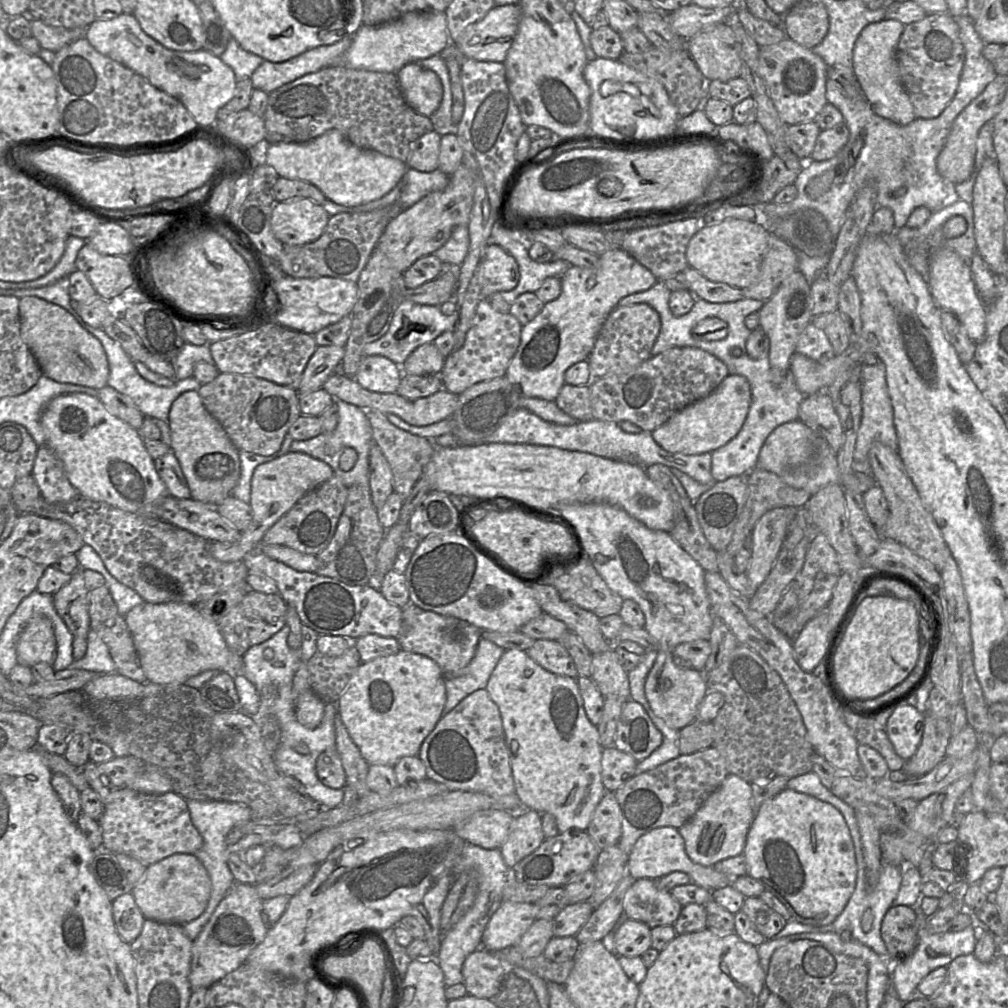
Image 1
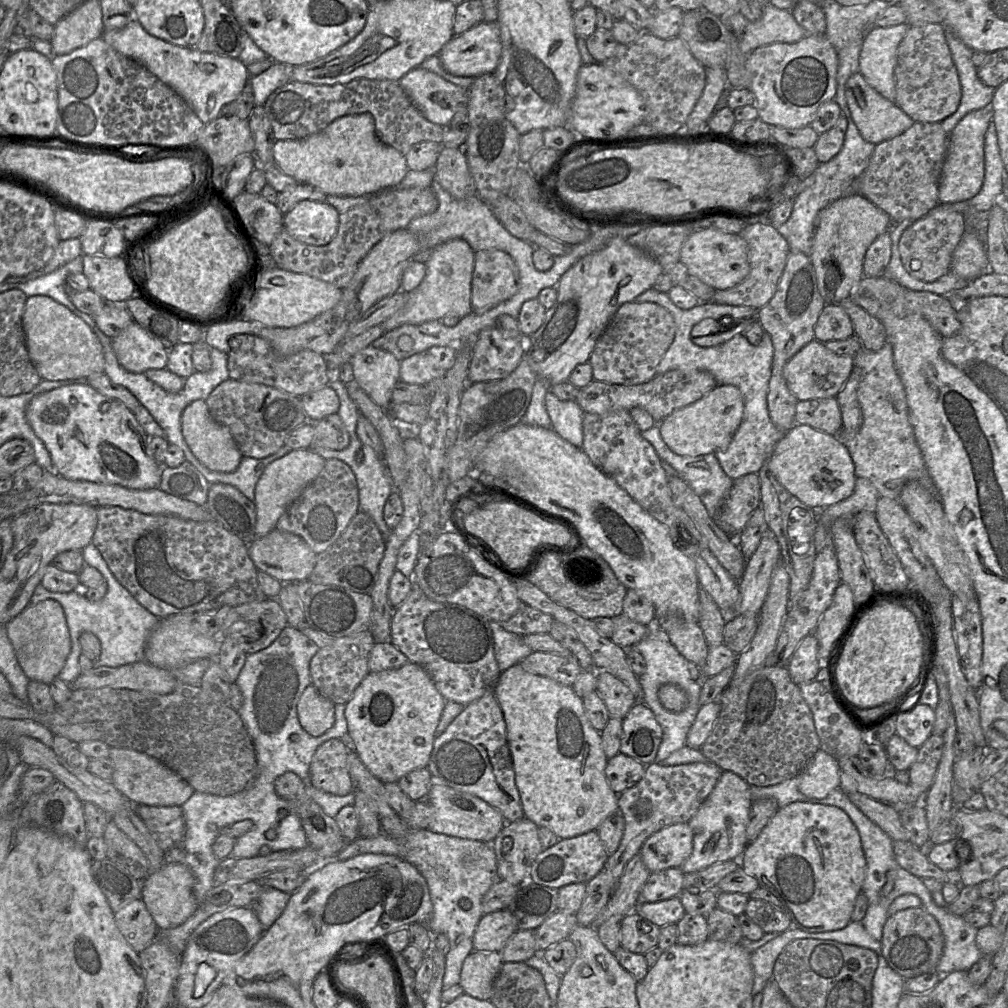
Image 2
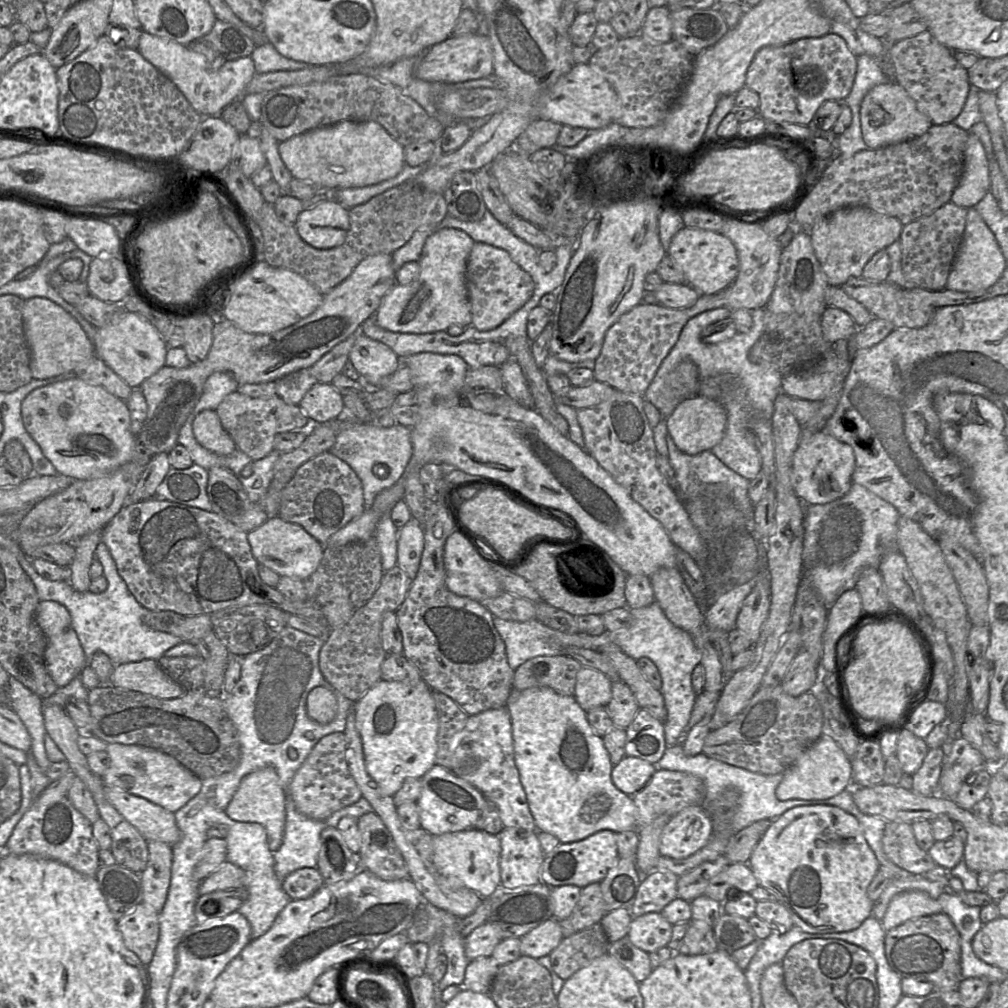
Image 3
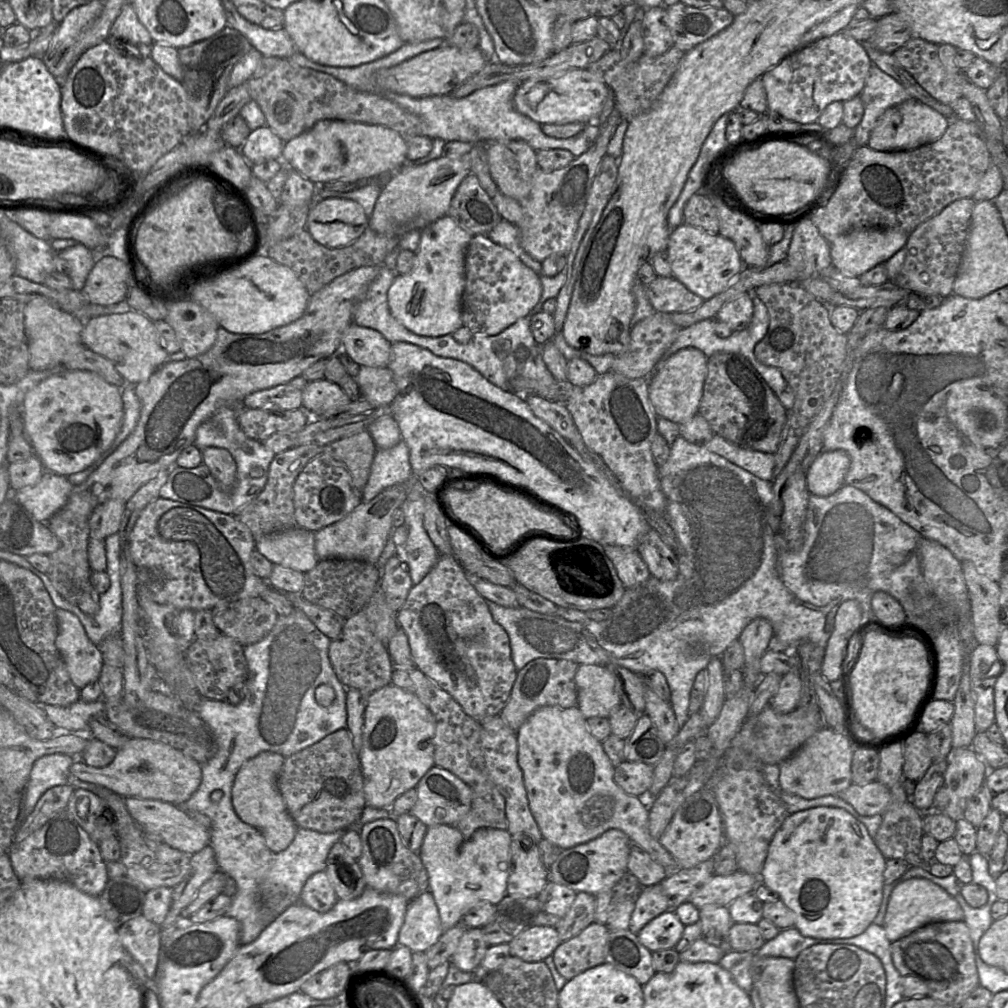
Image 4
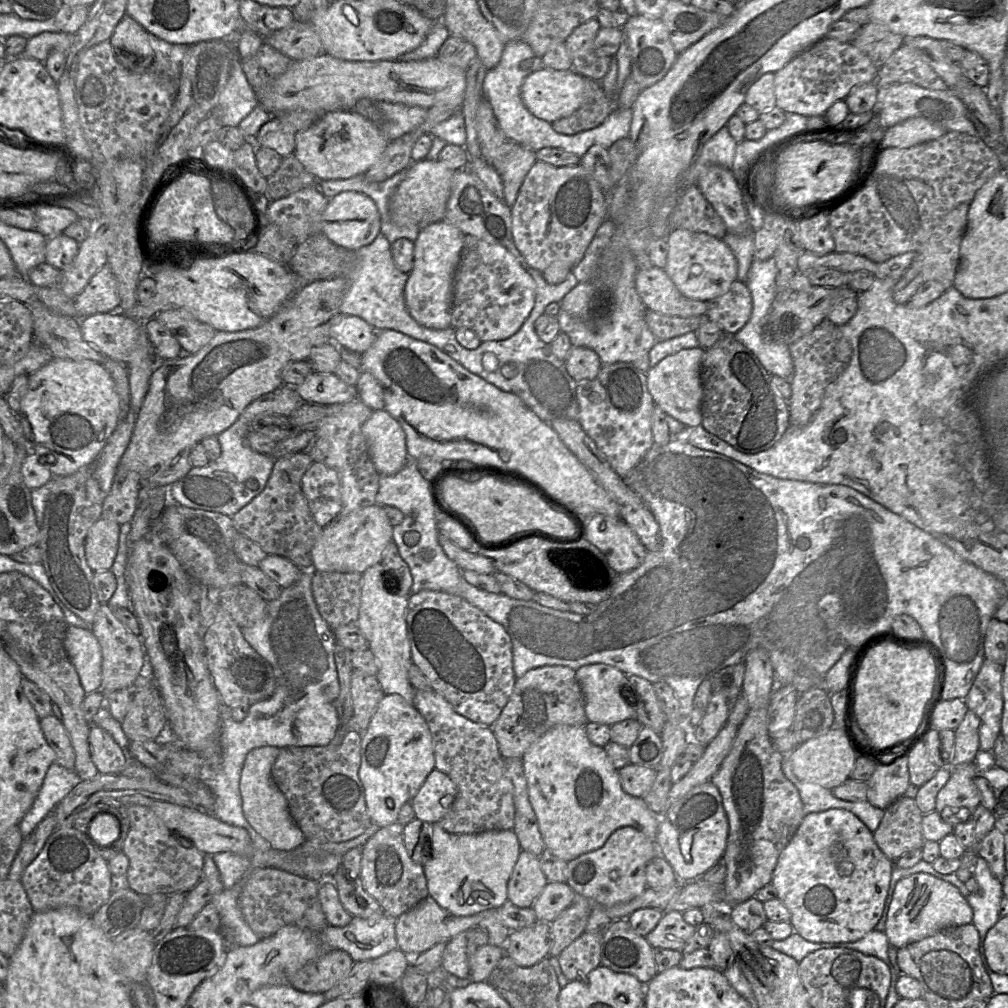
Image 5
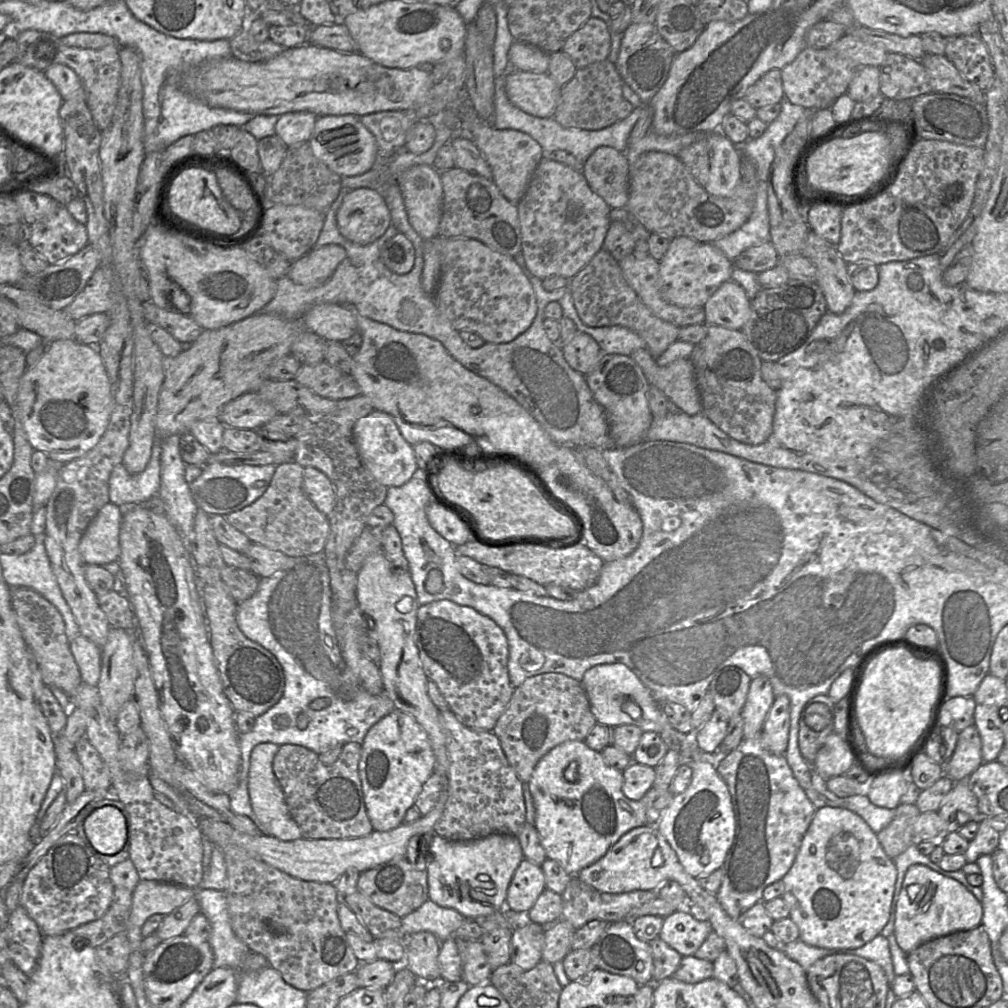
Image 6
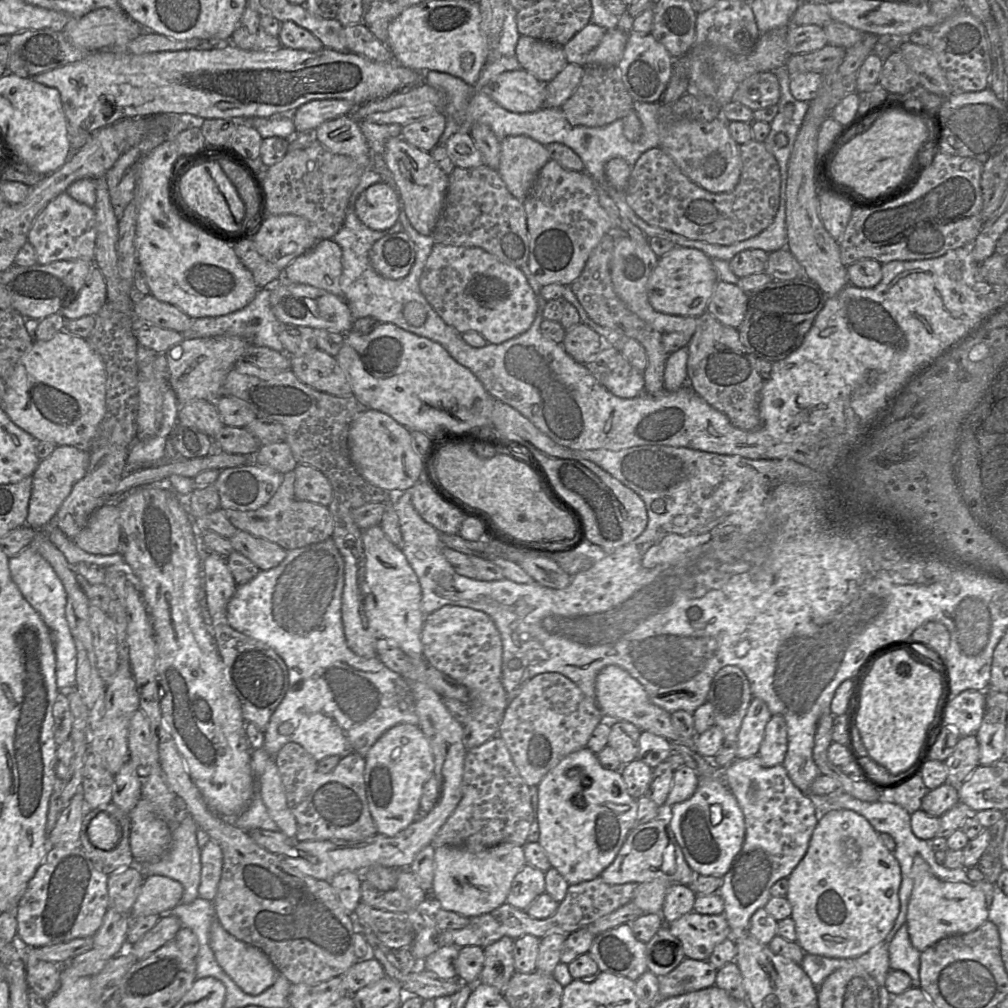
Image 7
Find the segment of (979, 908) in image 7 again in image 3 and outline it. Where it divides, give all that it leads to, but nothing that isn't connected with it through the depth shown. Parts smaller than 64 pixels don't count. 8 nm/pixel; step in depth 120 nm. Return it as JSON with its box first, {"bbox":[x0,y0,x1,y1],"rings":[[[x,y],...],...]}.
{"bbox":[882,891,942,931],"rings":[[[905,891],[892,898],[882,919],[882,927],[889,931],[904,922],[942,913],[937,899],[921,891]]]}

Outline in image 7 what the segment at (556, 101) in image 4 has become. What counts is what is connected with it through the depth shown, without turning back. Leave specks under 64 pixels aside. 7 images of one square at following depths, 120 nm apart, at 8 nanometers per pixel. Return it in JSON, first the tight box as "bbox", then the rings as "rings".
{"bbox":[481,68,546,113],"rings":[[[522,68],[495,76],[481,90],[508,111],[529,113],[545,106],[546,84]]]}

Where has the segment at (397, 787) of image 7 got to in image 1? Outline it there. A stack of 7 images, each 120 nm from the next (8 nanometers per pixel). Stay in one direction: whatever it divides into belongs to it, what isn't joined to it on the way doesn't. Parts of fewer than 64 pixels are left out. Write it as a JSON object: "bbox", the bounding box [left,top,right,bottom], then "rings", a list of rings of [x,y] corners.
{"bbox":[336,650,446,767],"rings":[[[400,650],[398,653],[362,663],[336,704],[338,716],[364,760],[370,765],[394,767],[404,757],[418,756],[427,736],[442,718],[446,703],[445,678],[432,659]]]}

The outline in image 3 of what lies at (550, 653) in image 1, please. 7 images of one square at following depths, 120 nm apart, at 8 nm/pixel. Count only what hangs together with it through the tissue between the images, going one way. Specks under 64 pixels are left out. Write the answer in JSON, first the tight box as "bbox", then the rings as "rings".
{"bbox":[513,655,582,696],"rings":[[[565,655],[537,656],[514,670],[513,688],[547,687],[564,696],[574,696],[576,676],[582,665]]]}

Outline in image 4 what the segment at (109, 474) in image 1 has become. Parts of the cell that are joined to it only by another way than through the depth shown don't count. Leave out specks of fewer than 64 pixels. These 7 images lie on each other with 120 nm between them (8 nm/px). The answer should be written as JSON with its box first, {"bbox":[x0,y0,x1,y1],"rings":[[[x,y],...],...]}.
{"bbox":[22,370,124,476],"rings":[[[67,370],[28,391],[22,403],[25,435],[45,472],[69,476],[97,462],[111,447],[124,416],[122,389],[95,372]]]}

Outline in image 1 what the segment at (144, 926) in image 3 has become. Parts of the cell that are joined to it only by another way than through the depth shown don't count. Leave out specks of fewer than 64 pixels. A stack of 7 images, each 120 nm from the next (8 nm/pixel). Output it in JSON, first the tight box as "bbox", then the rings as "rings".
{"bbox":[112,893,146,944],"rings":[[[126,893],[112,901],[113,919],[119,936],[128,944],[140,935],[146,920],[132,893]]]}

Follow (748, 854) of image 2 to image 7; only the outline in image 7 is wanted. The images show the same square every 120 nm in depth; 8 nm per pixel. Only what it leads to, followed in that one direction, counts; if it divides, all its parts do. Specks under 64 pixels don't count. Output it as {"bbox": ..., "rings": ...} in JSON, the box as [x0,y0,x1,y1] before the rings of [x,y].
{"bbox":[786,810,902,958],"rings":[[[832,810],[821,817],[811,836],[807,852],[788,877],[786,898],[792,907],[797,943],[806,954],[829,958],[856,958],[873,946],[887,942],[900,911],[902,882],[898,860],[880,839],[870,822],[853,810]]]}

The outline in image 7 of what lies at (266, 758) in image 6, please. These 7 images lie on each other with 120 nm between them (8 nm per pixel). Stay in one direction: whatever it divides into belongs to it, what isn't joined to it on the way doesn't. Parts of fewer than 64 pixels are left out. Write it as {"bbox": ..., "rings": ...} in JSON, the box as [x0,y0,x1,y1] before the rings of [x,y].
{"bbox":[260,759,297,839],"rings":[[[275,759],[268,760],[260,782],[260,795],[270,817],[277,824],[279,831],[290,839],[294,839],[297,822],[287,804],[285,789]]]}

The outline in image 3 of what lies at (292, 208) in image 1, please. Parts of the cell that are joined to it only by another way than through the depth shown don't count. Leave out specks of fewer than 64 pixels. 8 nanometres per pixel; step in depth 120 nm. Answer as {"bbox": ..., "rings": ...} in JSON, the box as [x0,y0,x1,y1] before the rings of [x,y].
{"bbox":[294,199,350,249],"rings":[[[325,199],[303,210],[294,226],[310,246],[317,249],[334,248],[346,239],[350,227],[349,209],[336,199]]]}

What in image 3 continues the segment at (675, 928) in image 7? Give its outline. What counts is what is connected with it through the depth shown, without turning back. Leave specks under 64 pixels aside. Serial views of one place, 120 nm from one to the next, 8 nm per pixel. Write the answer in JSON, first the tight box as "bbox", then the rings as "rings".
{"bbox":[628,913,673,953],"rings":[[[647,913],[632,919],[628,938],[637,948],[651,953],[667,947],[672,936],[673,925],[661,913]]]}

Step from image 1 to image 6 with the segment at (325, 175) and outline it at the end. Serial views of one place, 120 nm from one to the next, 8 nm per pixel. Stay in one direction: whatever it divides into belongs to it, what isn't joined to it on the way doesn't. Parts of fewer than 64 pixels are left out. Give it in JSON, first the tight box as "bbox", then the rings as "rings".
{"bbox":[308,115,378,177],"rings":[[[329,115],[318,117],[308,143],[313,154],[332,171],[342,177],[361,175],[374,166],[378,146],[374,135],[354,115]]]}

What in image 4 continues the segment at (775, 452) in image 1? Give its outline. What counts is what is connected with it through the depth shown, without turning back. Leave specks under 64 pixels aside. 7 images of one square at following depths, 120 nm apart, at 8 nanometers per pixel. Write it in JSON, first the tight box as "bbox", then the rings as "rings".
{"bbox":[806,450,850,497],"rings":[[[843,450],[822,451],[806,471],[810,494],[827,497],[845,485],[850,458]]]}

